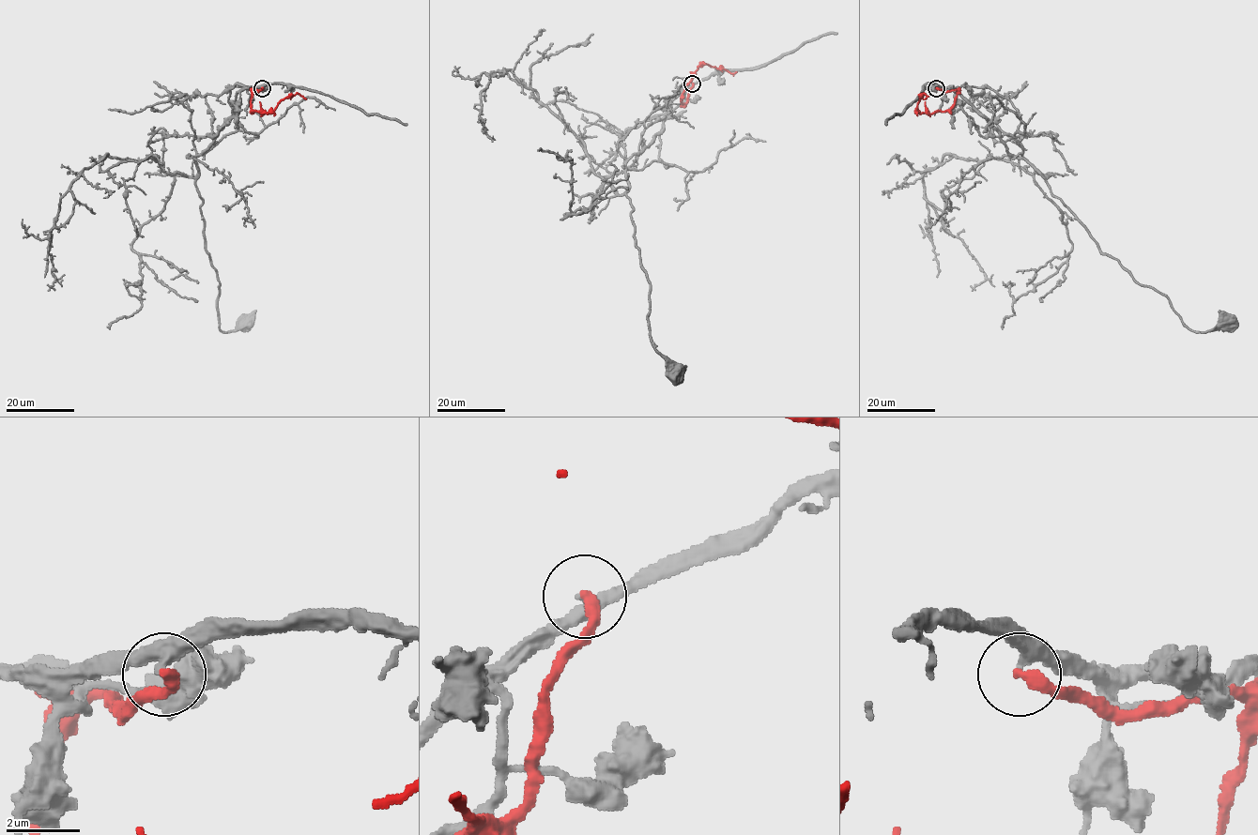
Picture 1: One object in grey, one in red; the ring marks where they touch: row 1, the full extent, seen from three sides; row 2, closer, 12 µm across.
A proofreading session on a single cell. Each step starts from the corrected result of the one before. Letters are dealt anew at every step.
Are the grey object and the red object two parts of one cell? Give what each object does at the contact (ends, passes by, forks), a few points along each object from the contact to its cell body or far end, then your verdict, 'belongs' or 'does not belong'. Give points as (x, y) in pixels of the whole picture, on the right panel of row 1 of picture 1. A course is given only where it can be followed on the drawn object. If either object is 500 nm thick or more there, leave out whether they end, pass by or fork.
grey passes by; red ends there; grey runs (936, 88), (959, 93), (1006, 150), (1040, 174), (1102, 252), (1162, 293), (1189, 328), (1208, 332), (1225, 323); red runs (936, 88), (957, 90), (955, 104), (949, 109), (932, 113), (919, 112), (917, 103), (924, 93), (925, 99); does not belong

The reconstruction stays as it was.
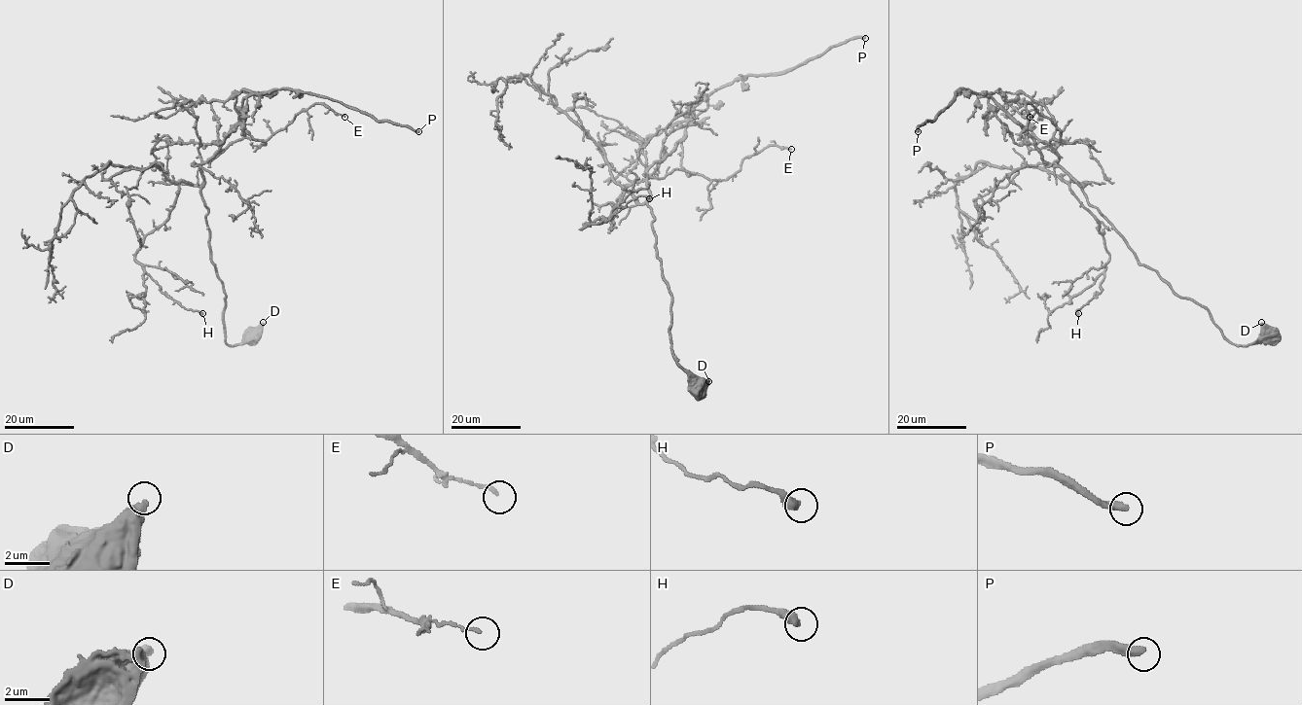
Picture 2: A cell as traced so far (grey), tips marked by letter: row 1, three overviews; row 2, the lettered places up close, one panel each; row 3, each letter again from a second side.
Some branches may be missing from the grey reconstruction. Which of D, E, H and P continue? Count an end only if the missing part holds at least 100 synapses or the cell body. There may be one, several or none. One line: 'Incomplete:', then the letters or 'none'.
Incomplete: P

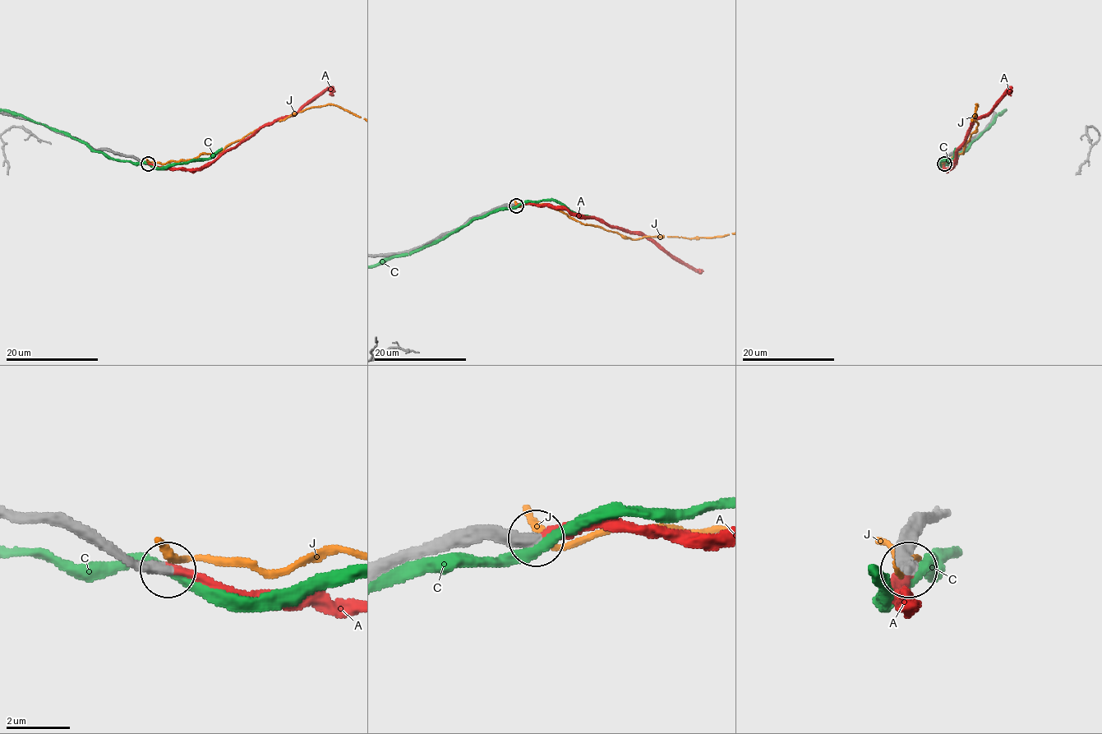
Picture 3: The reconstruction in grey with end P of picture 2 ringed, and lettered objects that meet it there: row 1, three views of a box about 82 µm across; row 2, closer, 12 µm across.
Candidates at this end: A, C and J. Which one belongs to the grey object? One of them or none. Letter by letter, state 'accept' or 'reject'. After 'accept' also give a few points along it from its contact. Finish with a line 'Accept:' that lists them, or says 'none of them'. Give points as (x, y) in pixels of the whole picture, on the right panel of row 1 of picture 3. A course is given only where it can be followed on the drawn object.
A: accept; it runs (943, 163), (943, 168), (948, 168), (954, 163), (955, 152), (965, 140), (971, 124), (986, 114), (1009, 91)
C: reject
J: reject
Accept: A

